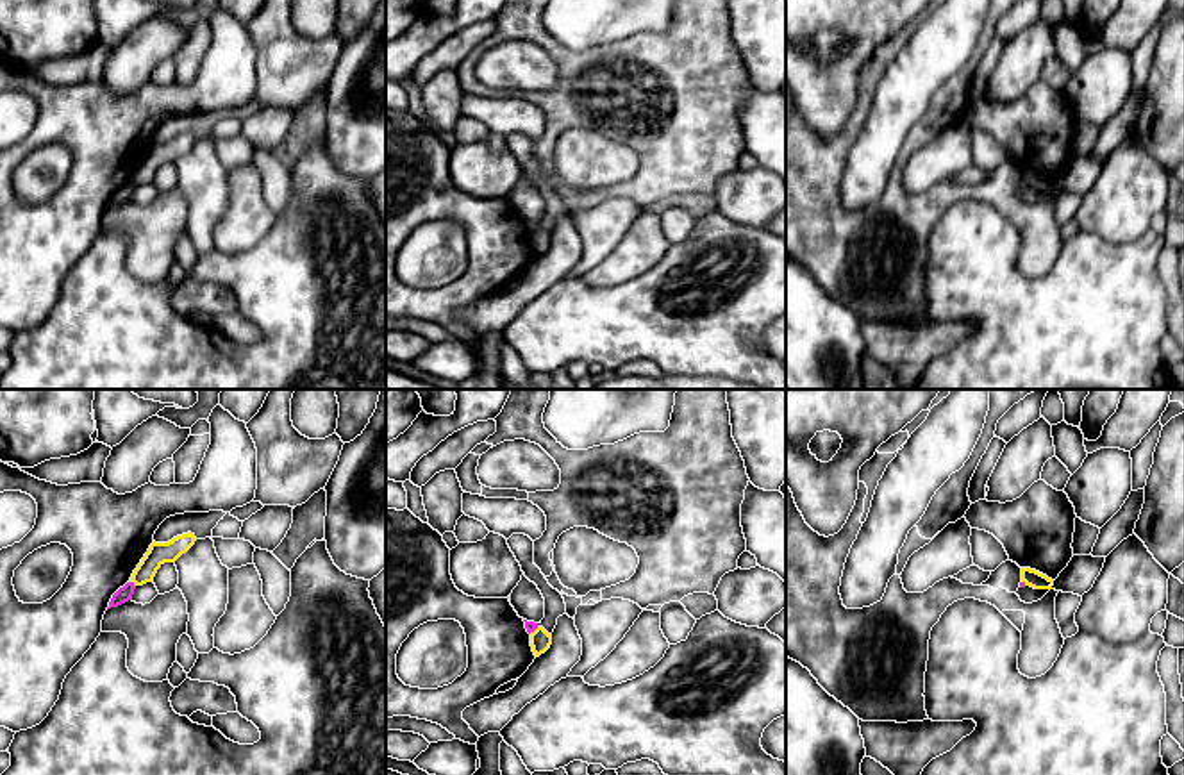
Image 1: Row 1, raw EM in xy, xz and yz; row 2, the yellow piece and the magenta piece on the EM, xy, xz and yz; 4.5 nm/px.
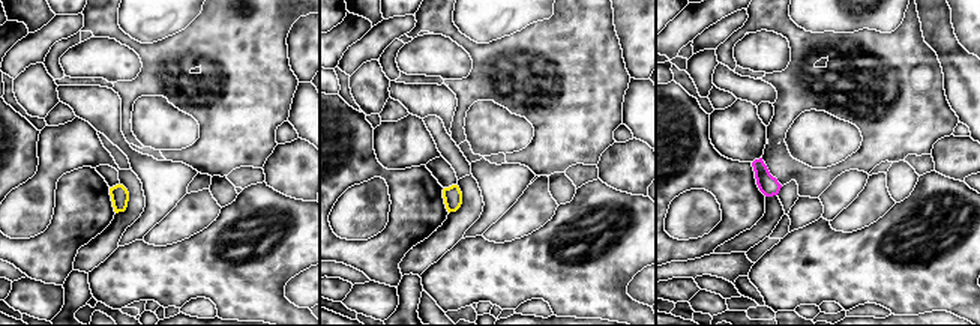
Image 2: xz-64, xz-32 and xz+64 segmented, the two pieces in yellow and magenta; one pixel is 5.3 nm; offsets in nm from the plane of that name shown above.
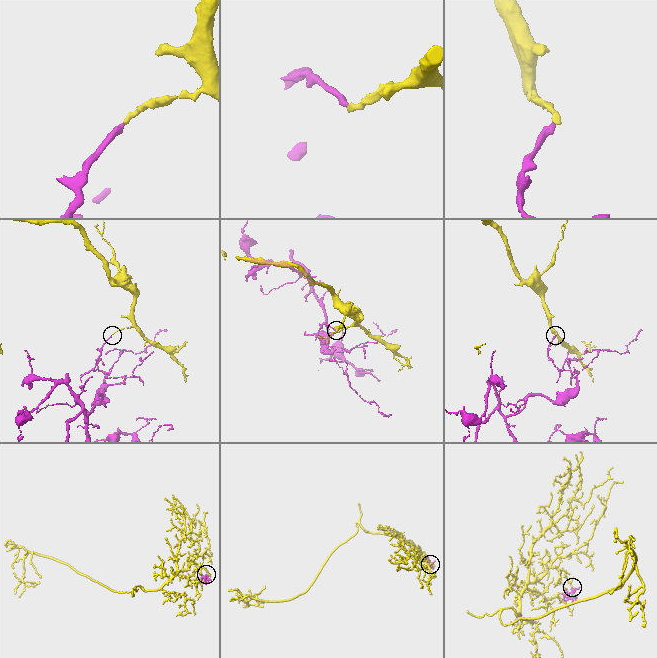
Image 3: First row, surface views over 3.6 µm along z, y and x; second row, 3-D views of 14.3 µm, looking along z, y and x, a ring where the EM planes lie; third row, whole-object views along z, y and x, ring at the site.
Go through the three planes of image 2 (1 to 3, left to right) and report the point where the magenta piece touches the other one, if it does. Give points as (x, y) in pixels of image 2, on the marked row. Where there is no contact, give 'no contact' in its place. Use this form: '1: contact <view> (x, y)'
1: no contact
2: no contact
3: no contact

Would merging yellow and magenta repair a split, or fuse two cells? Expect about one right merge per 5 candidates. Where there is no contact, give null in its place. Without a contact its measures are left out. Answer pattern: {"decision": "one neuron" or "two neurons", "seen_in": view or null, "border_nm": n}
{"decision": "two neurons", "seen_in": "xy", "border_nm": 40}

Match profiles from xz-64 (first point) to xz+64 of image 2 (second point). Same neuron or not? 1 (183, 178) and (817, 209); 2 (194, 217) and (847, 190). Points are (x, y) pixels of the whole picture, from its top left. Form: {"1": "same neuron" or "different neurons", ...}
{"1": "different neurons", "2": "different neurons"}

